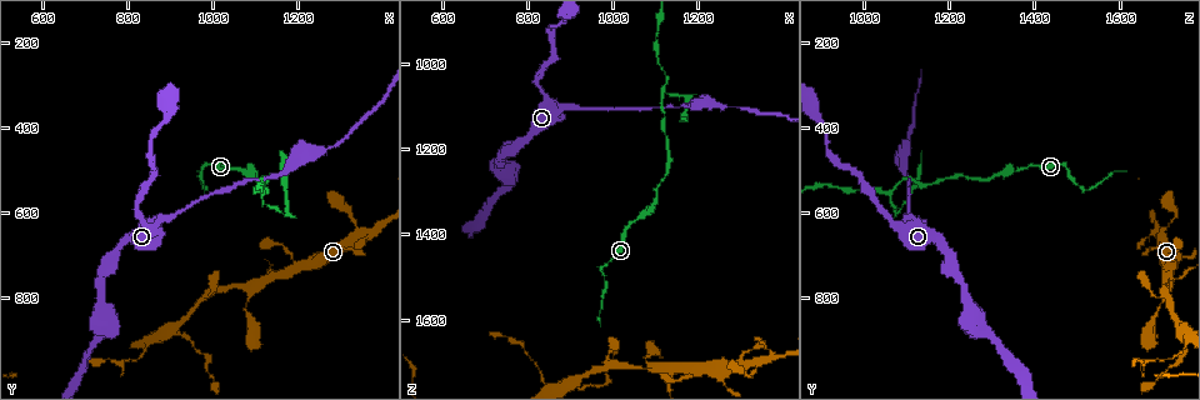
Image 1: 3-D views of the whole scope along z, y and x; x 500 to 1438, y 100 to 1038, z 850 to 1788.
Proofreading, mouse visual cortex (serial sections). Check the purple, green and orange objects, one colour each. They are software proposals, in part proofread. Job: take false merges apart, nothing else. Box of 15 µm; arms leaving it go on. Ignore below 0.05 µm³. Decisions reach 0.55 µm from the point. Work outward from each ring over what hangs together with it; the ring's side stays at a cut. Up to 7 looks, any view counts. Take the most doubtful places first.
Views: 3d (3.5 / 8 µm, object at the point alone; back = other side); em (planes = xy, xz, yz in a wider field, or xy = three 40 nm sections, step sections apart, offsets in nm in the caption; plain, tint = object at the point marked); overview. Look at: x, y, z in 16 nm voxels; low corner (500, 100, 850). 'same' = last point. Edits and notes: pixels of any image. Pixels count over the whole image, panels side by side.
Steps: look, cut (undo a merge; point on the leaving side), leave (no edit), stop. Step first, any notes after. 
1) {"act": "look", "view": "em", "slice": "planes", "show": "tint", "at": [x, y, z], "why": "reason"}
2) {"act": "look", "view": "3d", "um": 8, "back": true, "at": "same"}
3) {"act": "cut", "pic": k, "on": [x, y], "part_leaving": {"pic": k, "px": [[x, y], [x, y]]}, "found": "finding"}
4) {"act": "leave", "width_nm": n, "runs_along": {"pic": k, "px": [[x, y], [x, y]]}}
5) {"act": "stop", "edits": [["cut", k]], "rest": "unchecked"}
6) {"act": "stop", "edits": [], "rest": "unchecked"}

{"act": "look", "view": "3d", "um": 8, "at": [1110, 545, 1060], "why": "three arms meet"}

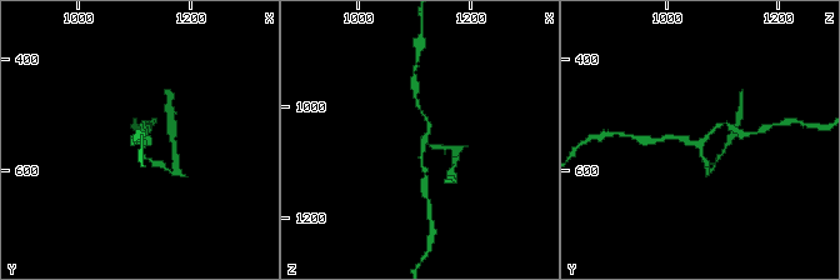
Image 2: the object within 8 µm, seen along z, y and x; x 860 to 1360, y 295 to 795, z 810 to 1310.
{"act": "look", "view": "3d", "um": 3.5, "at": [1110, 555, 1065]}

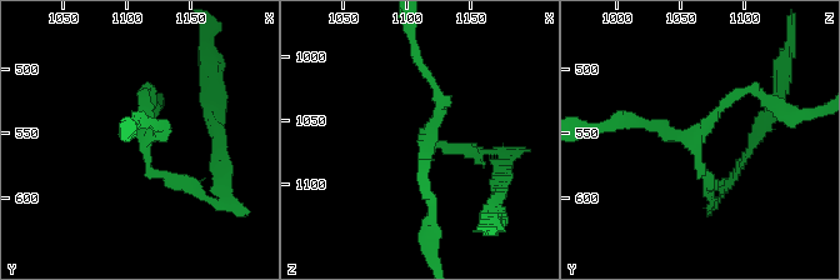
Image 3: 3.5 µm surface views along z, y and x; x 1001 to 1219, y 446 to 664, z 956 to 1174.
{"act": "look", "view": "em", "slice": "xy", "step": 5, "show": "tint", "at": [1118, 550, 1066], "arms": 3, "arm_widths_nm": [150, 150, 150], "why": "need the tissue"}

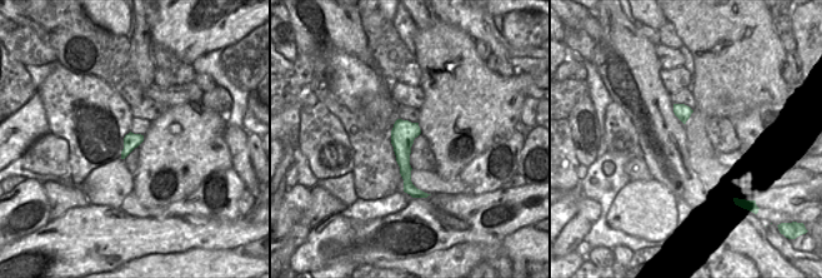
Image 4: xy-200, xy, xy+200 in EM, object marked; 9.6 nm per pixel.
{"act": "leave", "runs_along": {"pic": 3, "px": [[759, 93], [733, 93], [698, 131], [710, 189]]}, "found": "all the same cell"}

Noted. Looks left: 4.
{"act": "look", "view": "3d", "um": 8, "at": [1290, 450, 1105], "why": "narrows sharply"}

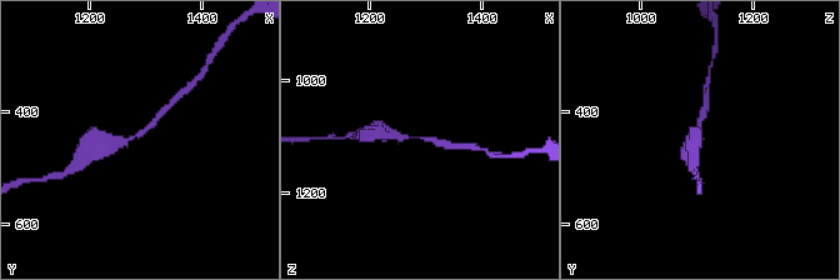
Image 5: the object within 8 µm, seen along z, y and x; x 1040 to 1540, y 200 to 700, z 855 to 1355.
{"act": "look", "view": "em", "slice": "xy", "step": 2, "show": "tint", "at": [1285, 450, 1100], "why": "shape alone is not enough"}

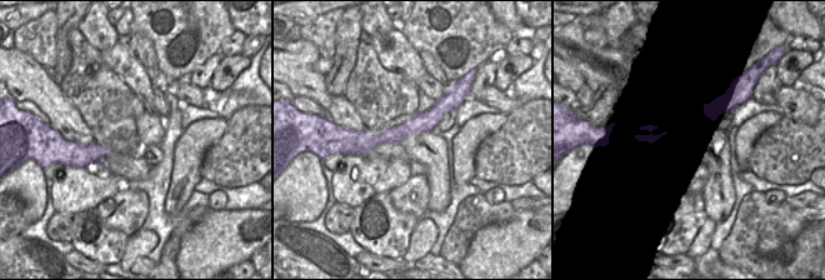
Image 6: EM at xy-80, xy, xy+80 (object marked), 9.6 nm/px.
{"act": "leave", "arm_widths_nm": [200, 250], "runs_along": {"pic": 5, "px": [[101, 141], [138, 138], [161, 113]]}, "found": "all the same cell"}

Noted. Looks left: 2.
{"act": "look", "view": "3d", "um": 3.5, "at": [835, 925, 1745], "why": "sudden change in width"}

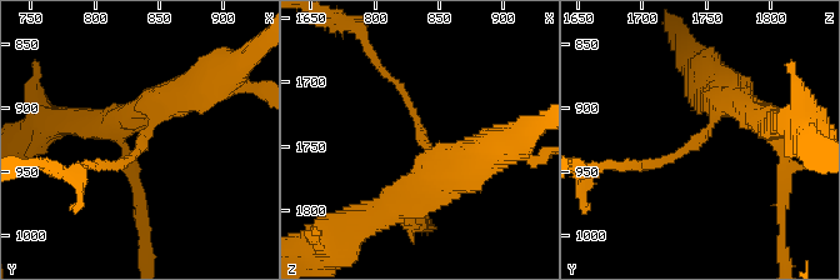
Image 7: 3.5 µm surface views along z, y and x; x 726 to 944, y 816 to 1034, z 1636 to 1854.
{"act": "look", "view": "em", "slice": "xy", "step": 2, "show": "tint", "at": [838, 922, 1746], "arm_widths_nm": [100, 450]}

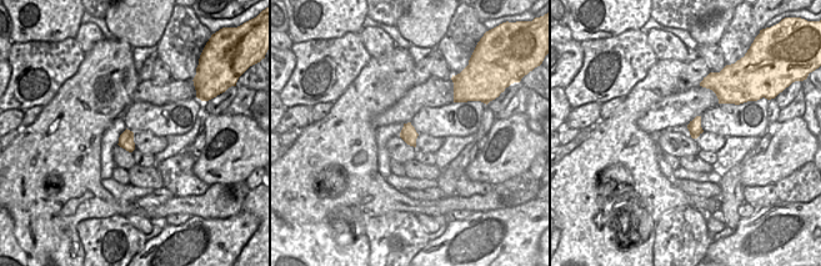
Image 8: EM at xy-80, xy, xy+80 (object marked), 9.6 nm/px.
{"act": "leave", "runs_along": {"pic": 7, "px": [[200, 88], [158, 110], [131, 160], [108, 164]]}, "found": "all the same cell"}

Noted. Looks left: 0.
{"act": "stop", "edits": [], "rest": "unchecked"}

